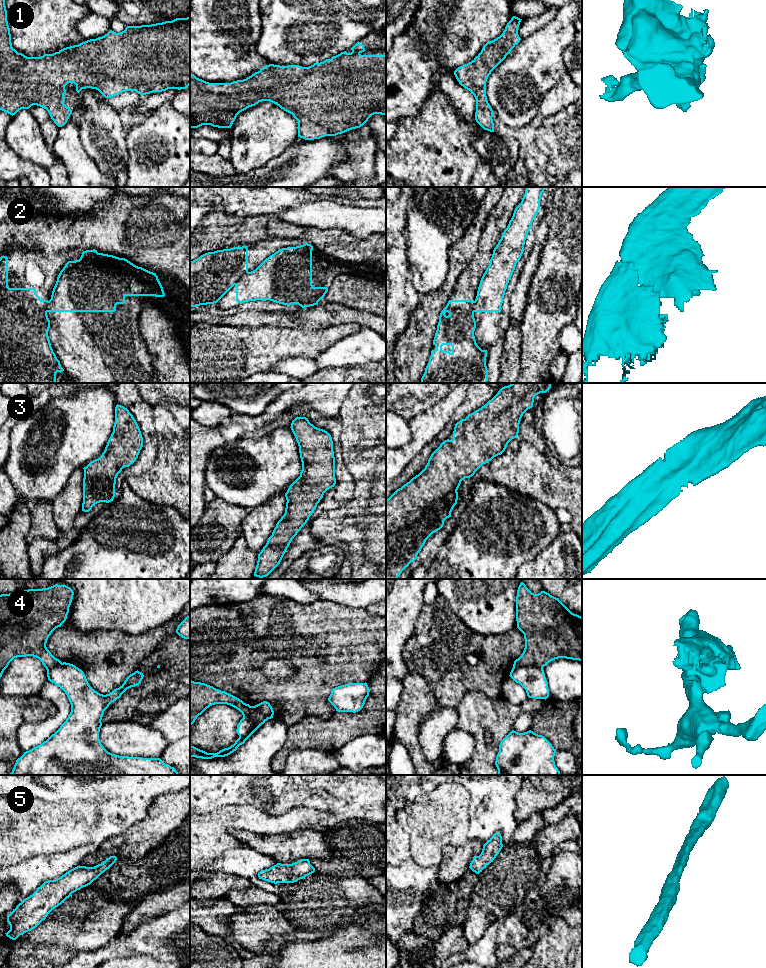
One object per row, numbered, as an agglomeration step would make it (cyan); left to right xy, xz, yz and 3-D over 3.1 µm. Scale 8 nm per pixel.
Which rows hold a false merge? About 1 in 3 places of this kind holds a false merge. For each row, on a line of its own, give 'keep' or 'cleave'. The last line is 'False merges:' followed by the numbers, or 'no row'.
1: keep
2: cleave
3: keep
4: cleave
5: keep
False merges: 2, 4

